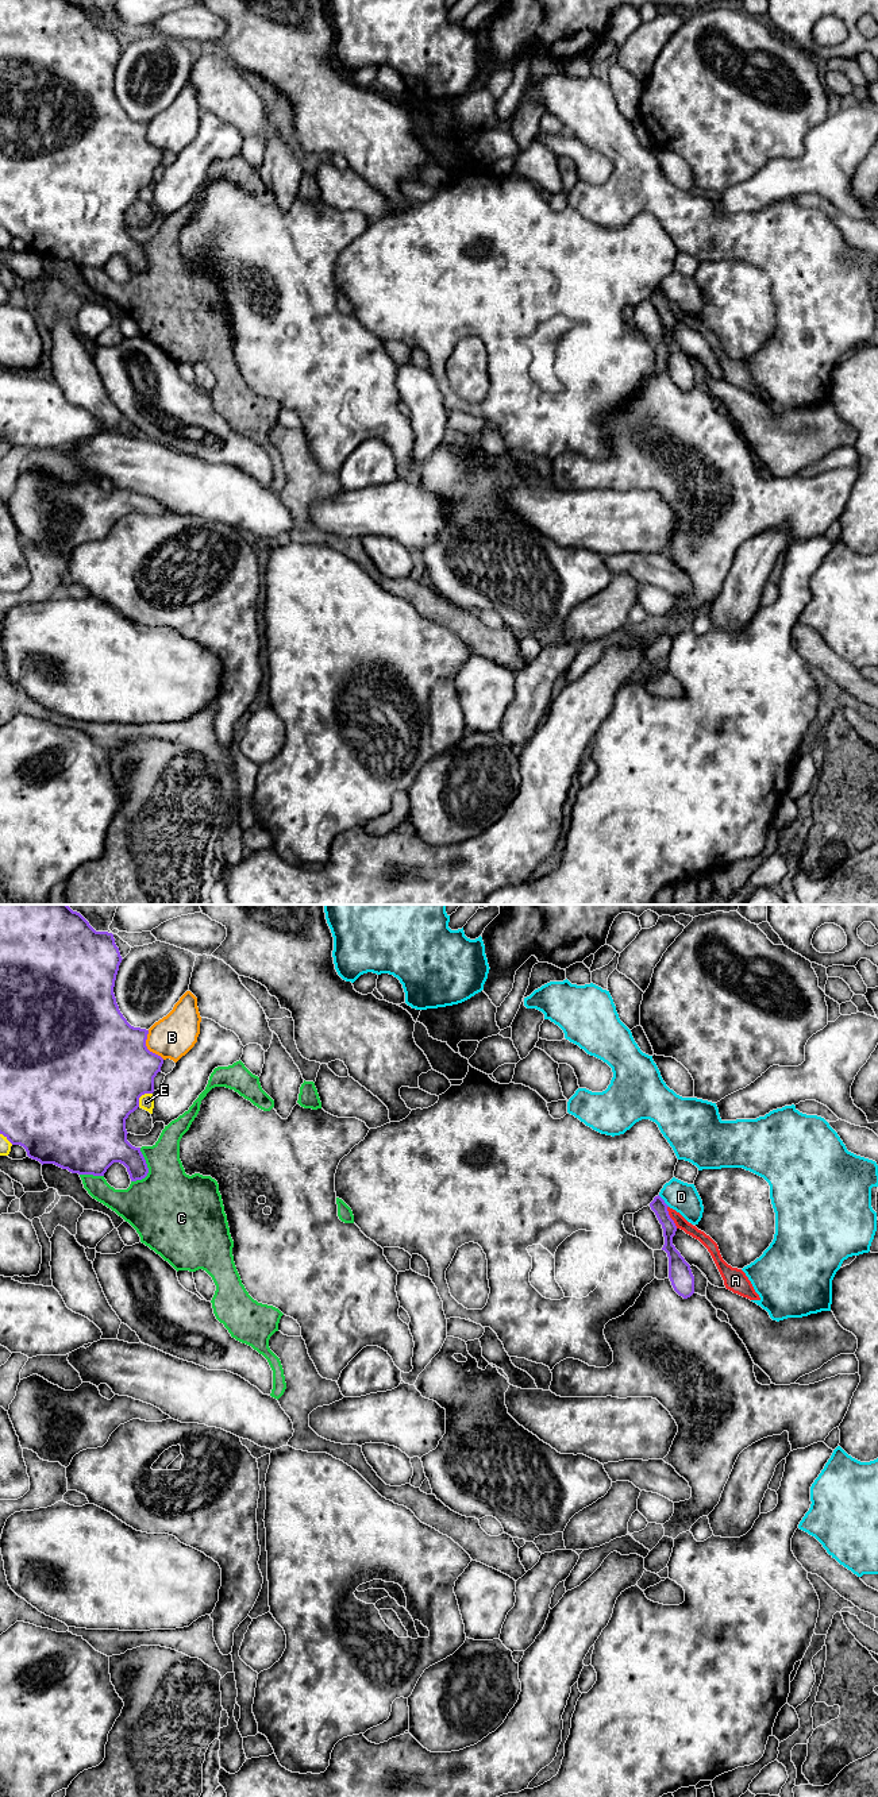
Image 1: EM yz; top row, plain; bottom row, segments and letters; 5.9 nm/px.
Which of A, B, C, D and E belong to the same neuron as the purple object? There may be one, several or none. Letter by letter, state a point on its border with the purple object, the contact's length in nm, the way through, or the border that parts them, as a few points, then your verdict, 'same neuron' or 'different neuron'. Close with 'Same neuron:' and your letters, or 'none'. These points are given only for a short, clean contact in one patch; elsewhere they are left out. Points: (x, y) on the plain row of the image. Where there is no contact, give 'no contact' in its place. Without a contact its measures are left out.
A: yz (669, 309) | 150 nm | along yz (667, 299), (667, 307), (677, 320) | different neuron
B: yz (146, 141) | 200 nm | different neuron
C: yz (147, 262) | 220 nm | different neuron
D: yz (663, 293) | 100 nm | different neuron
E: yz (141, 188) | 120 nm | different neuron
Same neuron: none

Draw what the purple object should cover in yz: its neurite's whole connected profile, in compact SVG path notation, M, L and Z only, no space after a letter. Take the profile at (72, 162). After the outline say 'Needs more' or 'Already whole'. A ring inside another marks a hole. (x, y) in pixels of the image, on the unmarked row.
M0 0L0 227L12 238L20 238L27 248L43 257L54 257L72 266L104 269L113 255L127 261L131 274L147 269L149 261L140 240L127 234L126 212L139 200L139 190L154 185L154 170L163 151L146 139L149 123L131 119L119 103L113 86L122 55L112 26L96 24L70 0Z. Already whole

